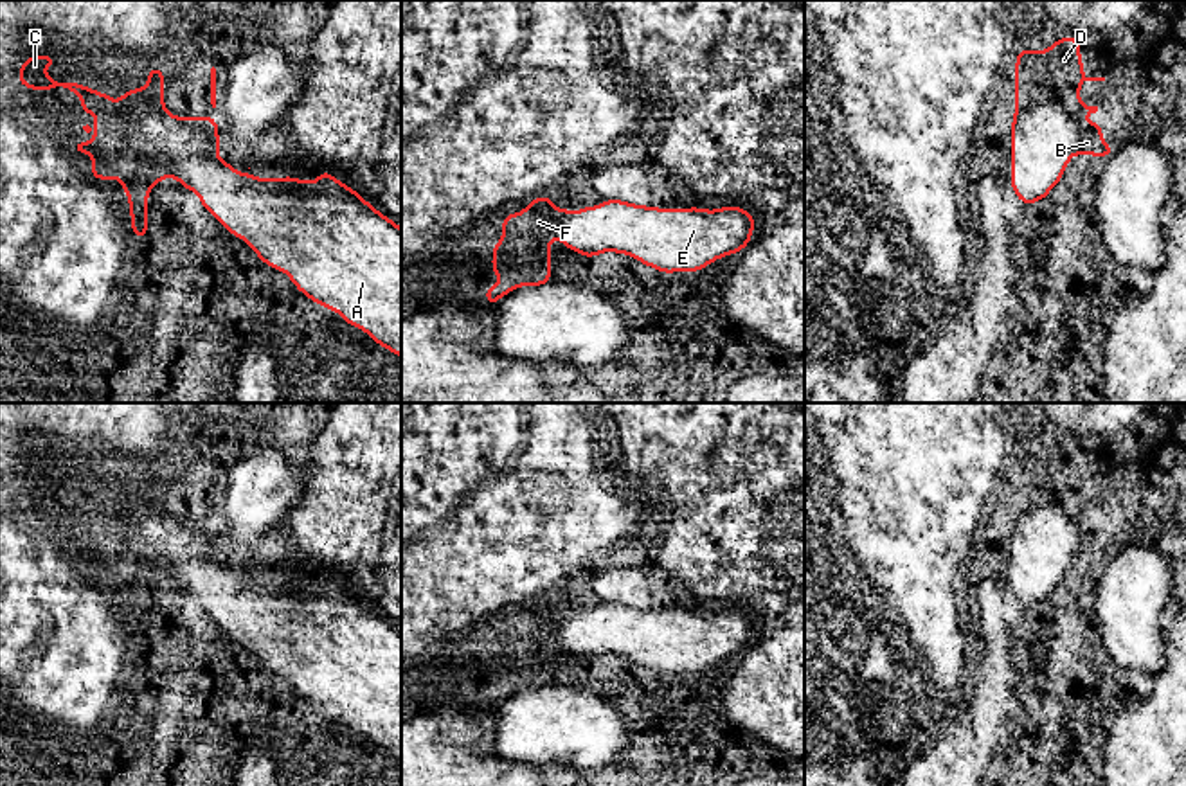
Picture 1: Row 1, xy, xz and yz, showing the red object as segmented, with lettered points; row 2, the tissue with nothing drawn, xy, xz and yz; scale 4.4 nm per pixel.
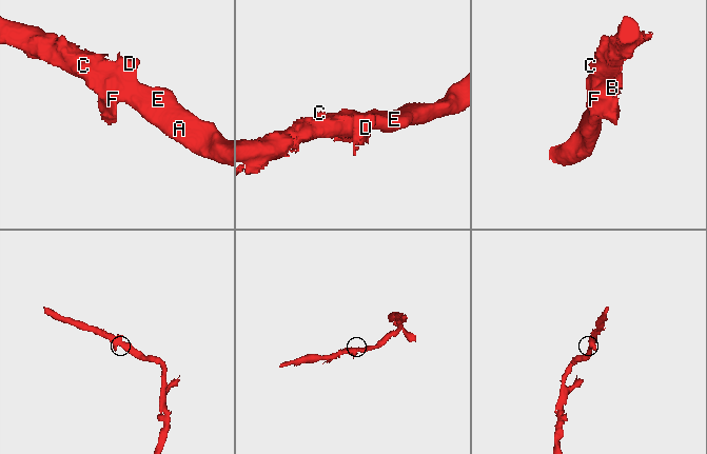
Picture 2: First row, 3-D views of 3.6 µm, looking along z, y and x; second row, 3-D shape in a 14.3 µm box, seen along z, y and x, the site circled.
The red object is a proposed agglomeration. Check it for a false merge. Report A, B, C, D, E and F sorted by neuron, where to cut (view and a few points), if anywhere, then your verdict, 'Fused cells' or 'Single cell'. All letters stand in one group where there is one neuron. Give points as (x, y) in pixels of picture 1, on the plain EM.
Groups: A B C D E F. No split. Single cell

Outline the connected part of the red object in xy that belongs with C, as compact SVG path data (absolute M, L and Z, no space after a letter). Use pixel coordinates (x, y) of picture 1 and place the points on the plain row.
M29 459L20 475L20 487L32 493L67 491L81 500L81 513L95 518L95 543L74 545L76 556L92 558L95 583L119 581L128 597L131 633L135 640L148 639L148 595L155 585L175 579L187 594L196 594L200 606L236 640L245 642L257 660L274 673L283 673L295 691L315 707L340 716L342 721L365 734L378 748L401 761L401 631L367 606L356 594L320 574L313 585L301 581L254 581L250 574L239 577L218 559L220 538L214 520L173 520L164 511L164 473L149 471L144 491L128 493L119 504L83 486L52 484L43 471L56 468L54 459Z

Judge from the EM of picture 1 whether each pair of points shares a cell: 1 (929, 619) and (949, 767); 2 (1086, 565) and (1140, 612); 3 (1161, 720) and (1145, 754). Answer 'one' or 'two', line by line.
1: two
2: one
3: two

